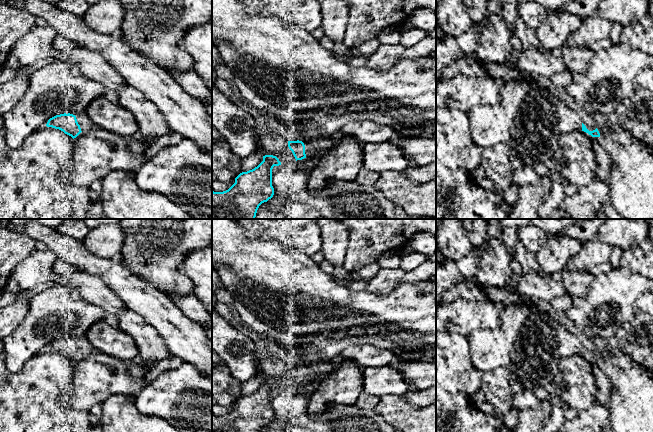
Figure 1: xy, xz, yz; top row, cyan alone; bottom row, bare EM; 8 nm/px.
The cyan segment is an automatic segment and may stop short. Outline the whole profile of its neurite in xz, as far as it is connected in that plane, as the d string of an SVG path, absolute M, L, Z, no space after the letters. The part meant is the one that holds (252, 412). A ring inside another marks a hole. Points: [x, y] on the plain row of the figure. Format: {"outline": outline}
{"outline": "M263 380L257 391L240 397L228 414L212 415L212 432L259 432L274 419L272 393L279 389L276 380Z"}

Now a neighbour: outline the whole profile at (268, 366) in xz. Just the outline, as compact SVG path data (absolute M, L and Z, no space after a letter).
M271 349L263 350L257 360L257 376L259 378L276 380L281 389L294 390L296 383L288 371L288 366L280 361Z

